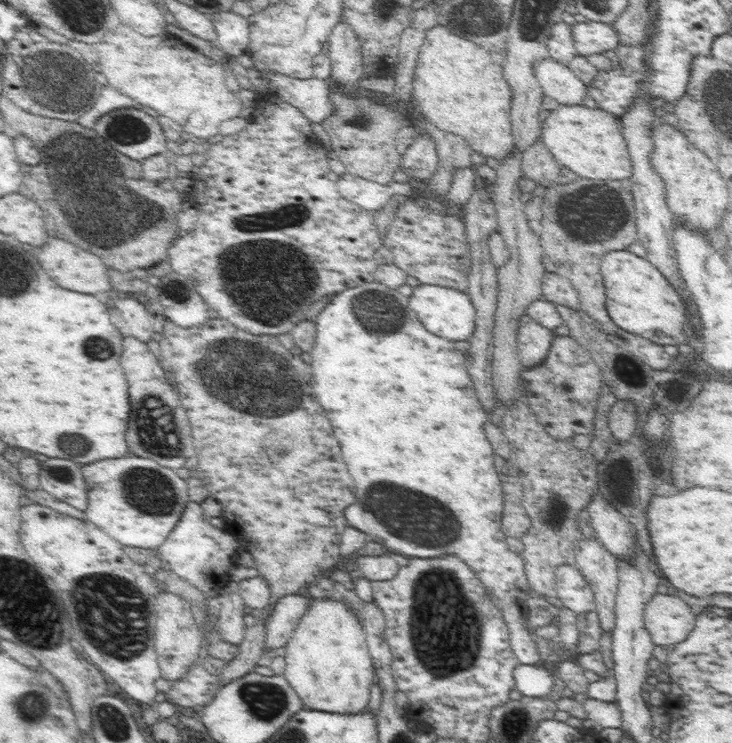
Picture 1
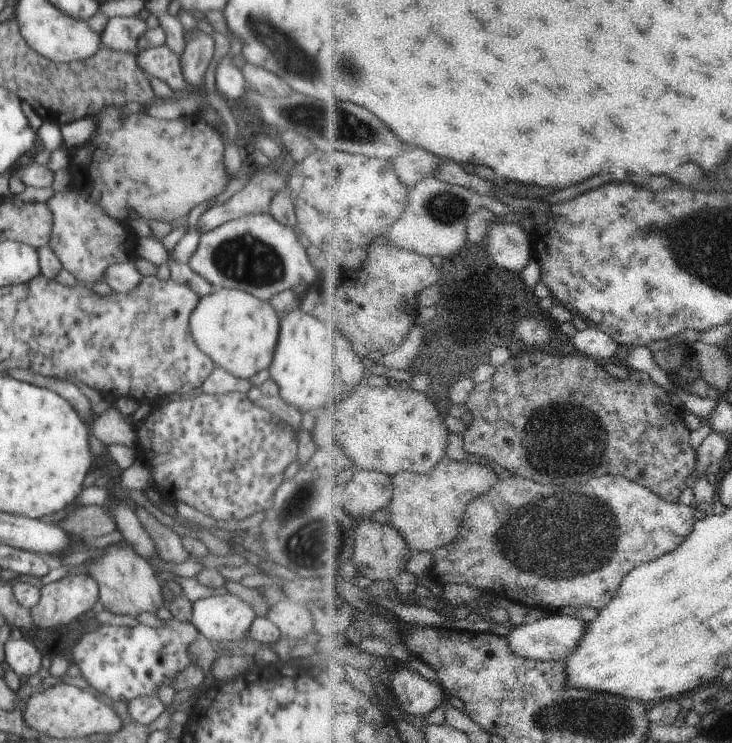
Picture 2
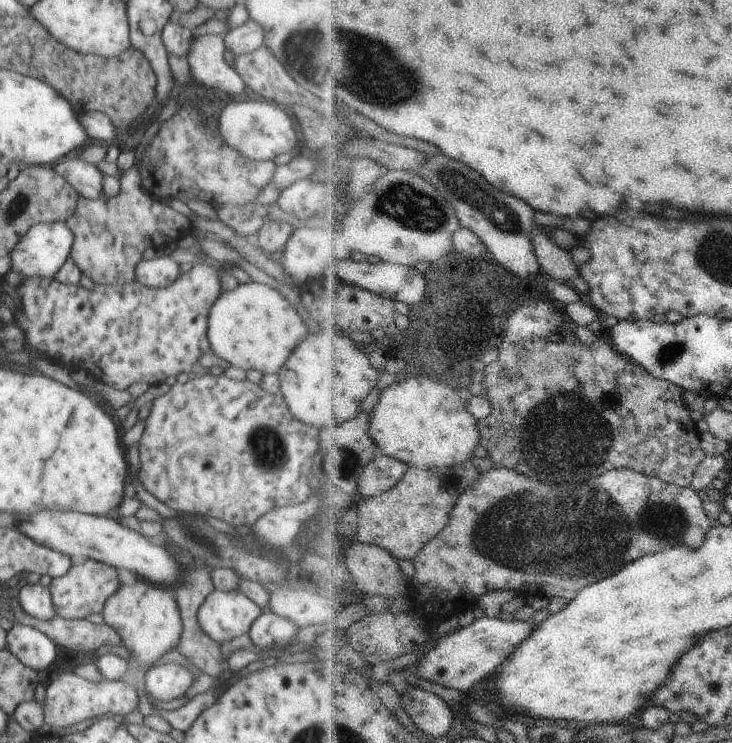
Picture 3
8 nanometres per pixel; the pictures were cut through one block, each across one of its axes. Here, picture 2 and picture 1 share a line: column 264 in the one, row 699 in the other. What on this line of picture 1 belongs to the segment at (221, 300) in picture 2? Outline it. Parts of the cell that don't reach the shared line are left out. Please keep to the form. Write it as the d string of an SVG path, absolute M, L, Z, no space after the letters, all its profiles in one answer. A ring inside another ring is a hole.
M312 598L304 616L296 625L291 639L281 652L285 658L282 675L290 683L290 687L301 698L305 708L330 713L359 713L368 710L370 688L376 680L372 657L367 647L366 635L358 617L348 603L330 598Z

